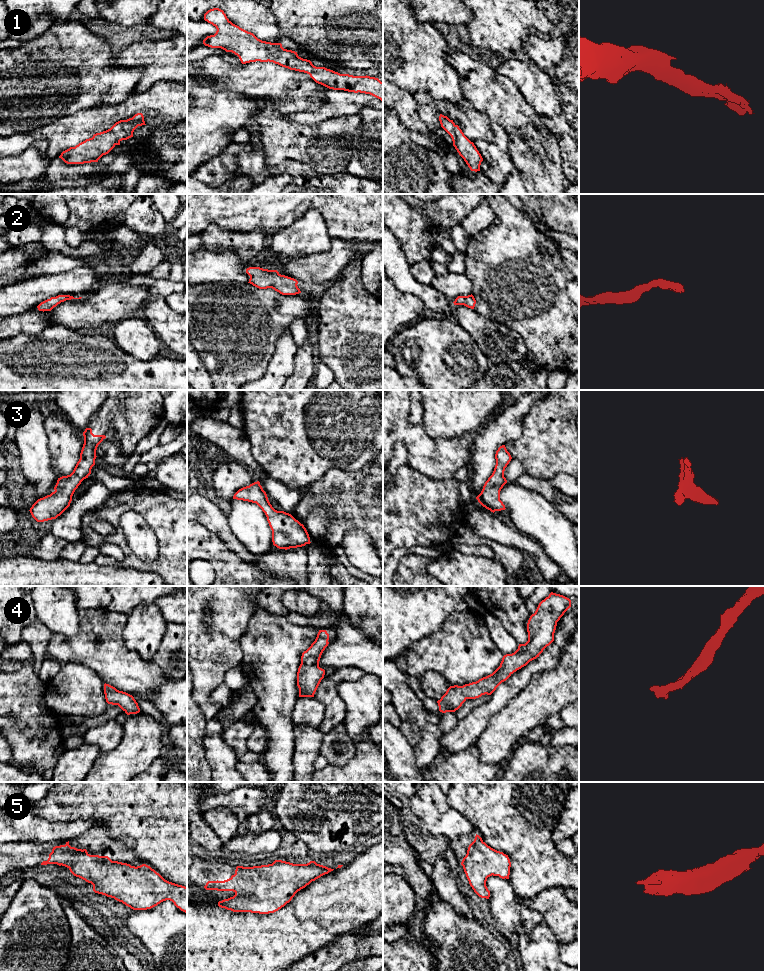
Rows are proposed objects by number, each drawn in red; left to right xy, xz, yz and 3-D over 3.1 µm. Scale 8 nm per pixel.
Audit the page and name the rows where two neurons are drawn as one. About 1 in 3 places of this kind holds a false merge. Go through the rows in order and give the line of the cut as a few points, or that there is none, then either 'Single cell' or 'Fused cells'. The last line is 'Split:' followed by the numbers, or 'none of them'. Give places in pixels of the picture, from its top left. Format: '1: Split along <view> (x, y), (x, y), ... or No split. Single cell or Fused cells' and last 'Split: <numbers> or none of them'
1: No split. Single cell
2: No split. Single cell
3: No split. Single cell
4: No split. Single cell
5: No split. Single cell
Split: none of them

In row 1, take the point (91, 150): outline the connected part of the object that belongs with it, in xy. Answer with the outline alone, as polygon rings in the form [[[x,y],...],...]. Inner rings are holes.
[[[142,113],[135,114],[132,118],[127,120],[120,120],[116,122],[110,129],[96,133],[92,138],[86,139],[75,147],[63,151],[59,158],[67,164],[84,164],[91,162],[98,162],[103,156],[108,154],[116,145],[120,145],[122,140],[127,140],[133,137],[133,132],[138,126],[146,125]]]

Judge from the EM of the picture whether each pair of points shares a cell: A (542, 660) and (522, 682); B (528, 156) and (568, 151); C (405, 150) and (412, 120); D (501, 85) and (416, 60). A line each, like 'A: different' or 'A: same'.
A: same
B: different
C: different
D: different

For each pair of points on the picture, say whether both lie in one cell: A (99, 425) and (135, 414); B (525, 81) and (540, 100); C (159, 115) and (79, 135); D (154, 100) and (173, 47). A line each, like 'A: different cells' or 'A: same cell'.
A: same cell
B: same cell
C: same cell
D: different cells

